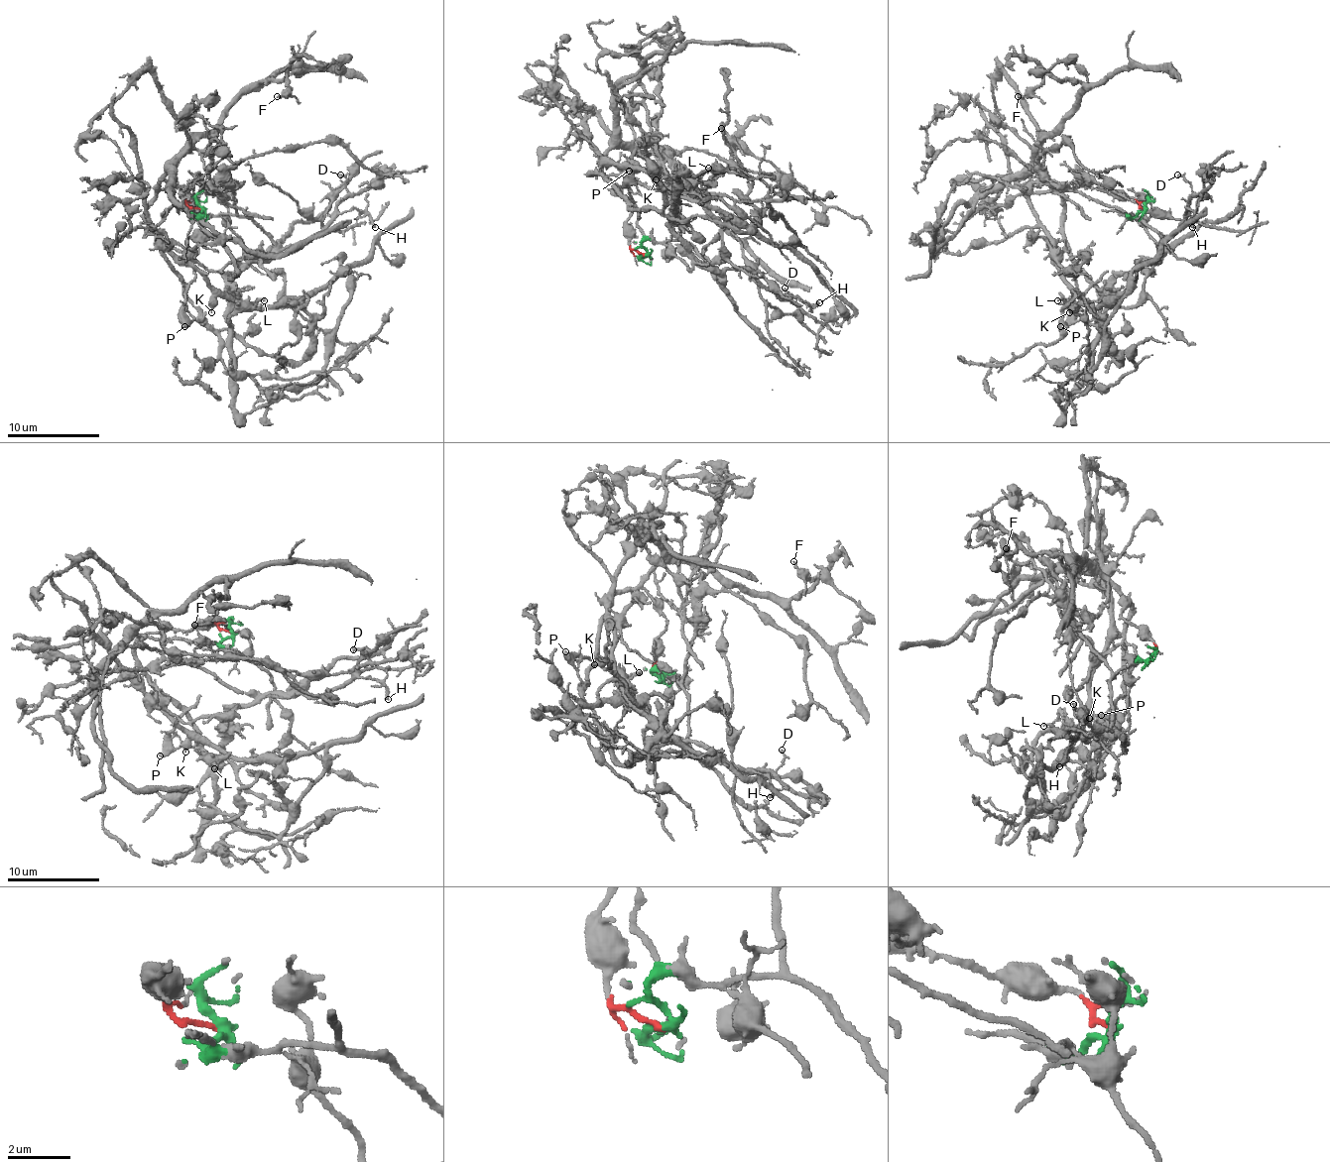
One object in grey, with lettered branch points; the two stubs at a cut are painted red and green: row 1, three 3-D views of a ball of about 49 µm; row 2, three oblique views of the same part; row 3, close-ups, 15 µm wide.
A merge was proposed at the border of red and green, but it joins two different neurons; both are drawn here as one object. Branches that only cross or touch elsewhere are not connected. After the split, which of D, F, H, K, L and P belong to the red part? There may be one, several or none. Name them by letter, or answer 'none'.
F, K, P

